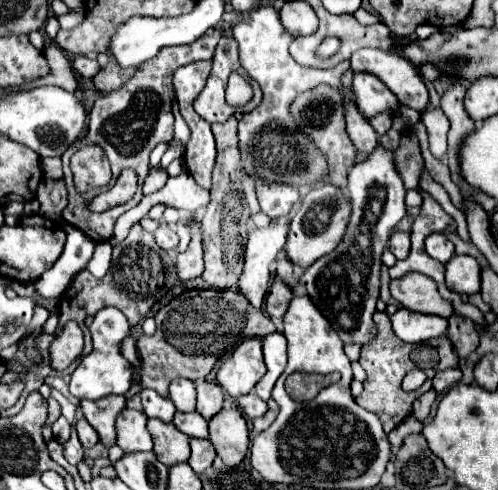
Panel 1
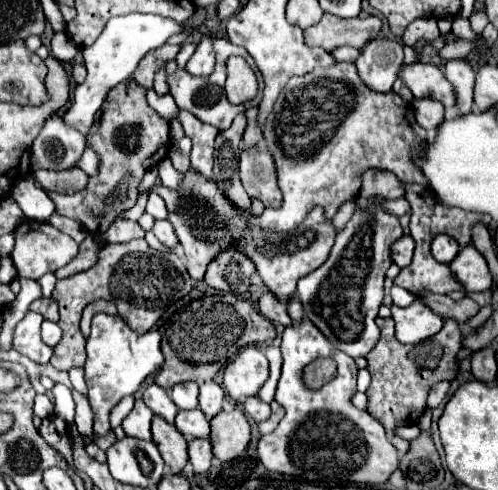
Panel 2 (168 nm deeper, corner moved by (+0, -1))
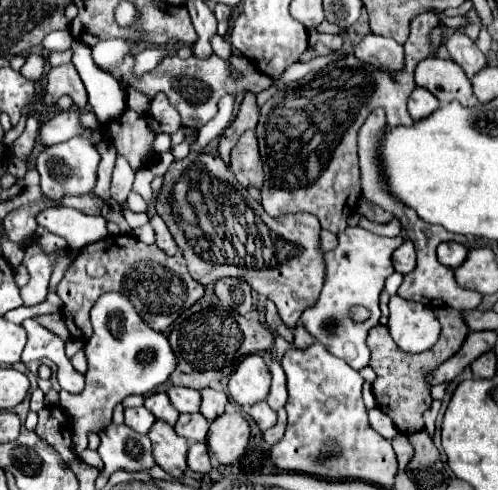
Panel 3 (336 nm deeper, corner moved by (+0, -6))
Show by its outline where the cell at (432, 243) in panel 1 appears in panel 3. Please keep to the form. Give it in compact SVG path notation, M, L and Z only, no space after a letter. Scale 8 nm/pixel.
M443 242L443 244L439 244L439 248L437 248L437 258L439 258L439 262L441 262L443 266L447 266L447 268L457 268L457 266L461 266L461 264L465 262L467 252L469 252L469 250L467 250L463 244L459 244L459 242Z

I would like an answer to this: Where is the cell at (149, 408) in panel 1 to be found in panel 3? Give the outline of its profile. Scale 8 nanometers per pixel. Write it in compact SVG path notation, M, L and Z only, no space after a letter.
M157 392L157 394L149 394L145 398L145 408L157 418L157 420L163 420L167 424L175 424L177 422L177 416L179 412L175 410L175 406L171 406L169 398L165 392Z

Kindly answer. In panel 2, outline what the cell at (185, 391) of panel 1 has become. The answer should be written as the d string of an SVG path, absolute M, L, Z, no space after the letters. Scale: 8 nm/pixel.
M179 383L171 389L171 399L177 409L197 409L197 383Z

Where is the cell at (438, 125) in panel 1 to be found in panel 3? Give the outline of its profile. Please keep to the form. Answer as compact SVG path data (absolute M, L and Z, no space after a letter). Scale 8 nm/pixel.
M417 86L407 100L407 108L413 120L423 120L439 108L439 100L429 90Z

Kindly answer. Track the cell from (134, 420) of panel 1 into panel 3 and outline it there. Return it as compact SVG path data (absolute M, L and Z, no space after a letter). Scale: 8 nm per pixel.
M145 406L127 408L127 410L125 410L125 422L127 422L127 426L131 426L133 430L137 430L139 434L147 434L149 428L153 426L153 422L155 422L155 416L153 416Z

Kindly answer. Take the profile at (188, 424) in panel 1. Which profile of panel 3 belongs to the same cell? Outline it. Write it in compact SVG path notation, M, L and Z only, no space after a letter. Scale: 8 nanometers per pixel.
M197 412L197 414L179 414L179 420L175 424L175 432L189 442L205 442L207 440L209 422Z

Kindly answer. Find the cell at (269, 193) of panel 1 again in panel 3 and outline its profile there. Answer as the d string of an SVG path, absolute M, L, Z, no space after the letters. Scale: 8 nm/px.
M247 130L237 146L231 150L231 170L237 176L237 180L243 186L255 186L261 188L263 182L263 164L259 158L259 148L257 148L257 138L253 130Z

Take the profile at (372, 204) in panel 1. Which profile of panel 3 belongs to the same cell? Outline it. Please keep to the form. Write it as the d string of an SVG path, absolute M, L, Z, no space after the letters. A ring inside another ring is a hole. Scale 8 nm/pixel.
M361 226L347 228L343 234L337 234L337 238L339 238L337 248L323 256L325 258L325 284L323 284L321 296L311 310L303 312L301 324L333 356L345 360L353 370L361 370L369 362L369 352L365 344L367 332L373 326L377 326L381 318L379 294L383 290L385 278L395 272L391 264L391 254L397 246L401 246L403 238L377 236L377 234L371 234L369 230L363 230ZM355 304L369 308L371 318L361 324L355 324L349 318L349 310Z

